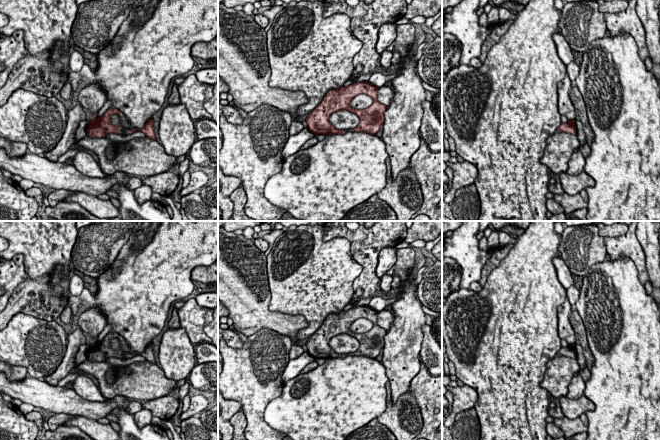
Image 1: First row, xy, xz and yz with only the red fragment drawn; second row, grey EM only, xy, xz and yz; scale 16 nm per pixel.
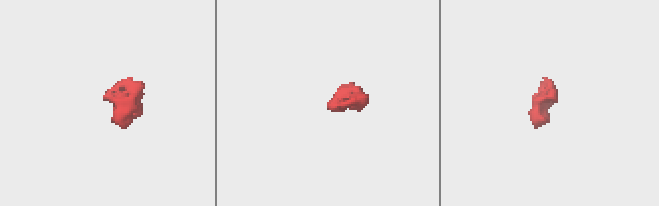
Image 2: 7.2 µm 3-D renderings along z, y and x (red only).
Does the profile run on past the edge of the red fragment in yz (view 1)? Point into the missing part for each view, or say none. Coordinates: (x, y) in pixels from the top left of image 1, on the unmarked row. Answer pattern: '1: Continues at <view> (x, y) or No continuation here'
1: No continuation here

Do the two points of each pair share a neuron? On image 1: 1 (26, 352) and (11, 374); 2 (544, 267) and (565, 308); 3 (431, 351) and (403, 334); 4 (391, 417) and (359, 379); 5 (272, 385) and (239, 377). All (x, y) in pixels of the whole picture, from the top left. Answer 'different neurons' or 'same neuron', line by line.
1: different neurons
2: different neurons
3: different neurons
4: different neurons
5: same neuron

